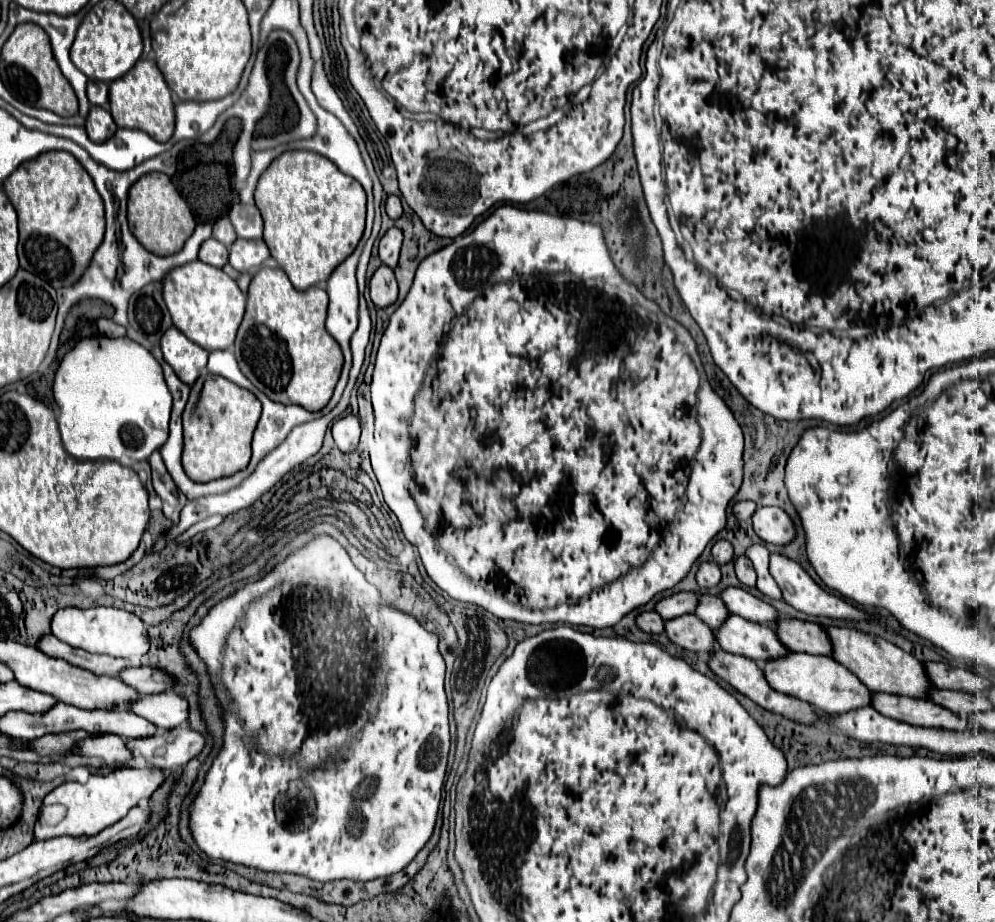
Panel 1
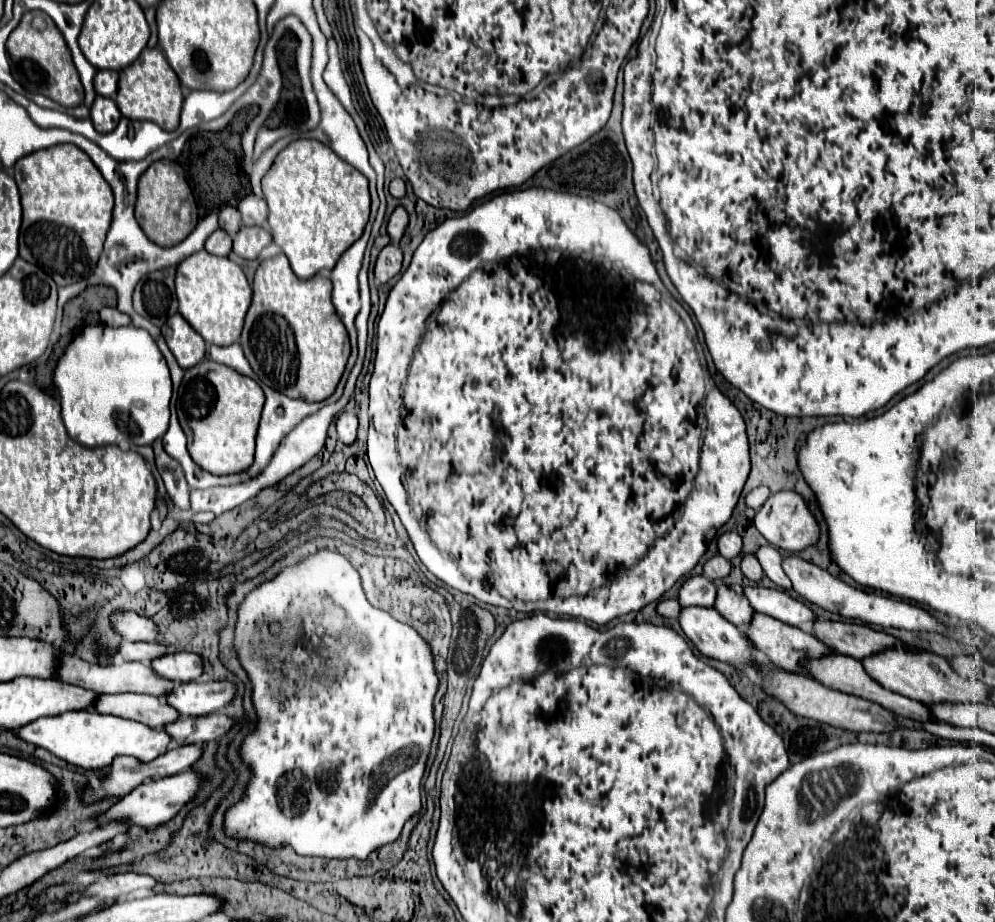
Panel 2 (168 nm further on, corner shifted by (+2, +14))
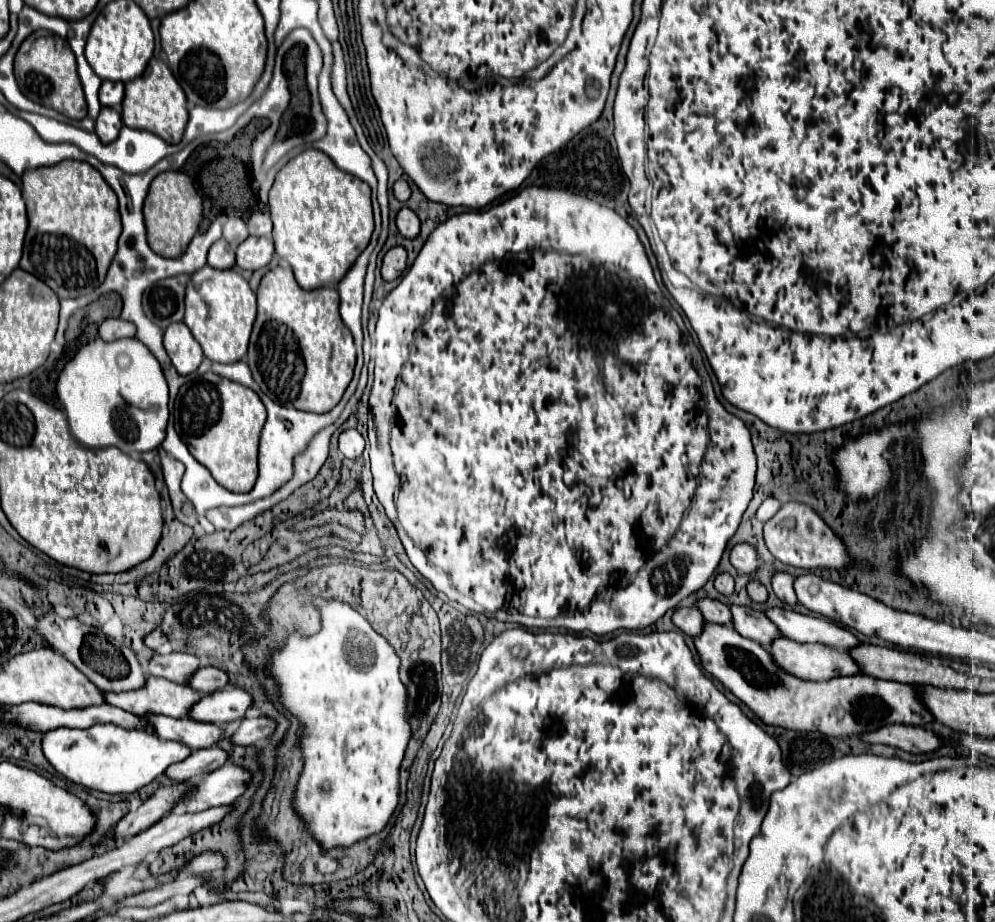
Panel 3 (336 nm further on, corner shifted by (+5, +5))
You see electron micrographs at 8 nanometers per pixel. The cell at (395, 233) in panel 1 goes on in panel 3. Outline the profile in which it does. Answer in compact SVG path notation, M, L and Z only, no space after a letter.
M401 208L397 214L397 228L405 238L415 238L421 230L421 222L413 210Z

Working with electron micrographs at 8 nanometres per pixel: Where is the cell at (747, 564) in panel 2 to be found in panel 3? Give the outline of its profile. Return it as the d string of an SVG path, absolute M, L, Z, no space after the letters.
M751 580L751 582L749 582L747 592L749 592L749 596L751 596L753 602L759 602L759 604L761 604L761 602L767 600L767 590L765 590L765 586L763 586L761 582L757 582L757 580Z

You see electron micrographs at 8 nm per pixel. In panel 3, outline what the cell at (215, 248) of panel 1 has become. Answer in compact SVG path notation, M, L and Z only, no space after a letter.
M219 240L215 242L211 248L209 248L209 256L207 256L207 264L211 268L233 268L235 266L235 248L229 246L225 240Z

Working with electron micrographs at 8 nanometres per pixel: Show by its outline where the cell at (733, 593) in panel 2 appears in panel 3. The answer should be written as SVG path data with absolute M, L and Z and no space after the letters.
M731 606L733 612L733 628L743 634L745 638L757 640L761 646L771 646L777 638L781 638L779 628L757 610L751 610L747 606Z

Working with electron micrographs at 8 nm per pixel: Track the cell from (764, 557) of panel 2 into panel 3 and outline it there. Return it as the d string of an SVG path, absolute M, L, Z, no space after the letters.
M777 572L773 576L773 592L777 594L777 598L781 602L787 602L791 606L797 604L797 596L795 596L795 590L793 590L793 576L791 574L785 574L785 572Z

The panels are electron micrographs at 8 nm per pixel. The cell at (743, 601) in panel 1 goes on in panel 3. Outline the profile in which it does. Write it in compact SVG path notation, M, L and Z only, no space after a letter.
M771 608L767 610L767 616L771 618L771 622L779 626L779 630L789 640L797 640L801 644L819 642L819 644L833 646L839 650L851 650L861 644L853 632L823 618L805 616L793 610L785 610L785 608Z

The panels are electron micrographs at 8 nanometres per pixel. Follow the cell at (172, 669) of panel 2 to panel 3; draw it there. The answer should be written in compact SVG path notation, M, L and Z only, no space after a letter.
M213 666L199 668L189 682L189 686L201 694L213 694L213 692L225 688L227 684L229 684L229 676L225 674L225 670L219 670Z

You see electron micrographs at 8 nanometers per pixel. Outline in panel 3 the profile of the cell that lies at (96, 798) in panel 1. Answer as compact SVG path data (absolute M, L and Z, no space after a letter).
M211 746L211 748L195 750L187 760L169 766L169 770L165 774L175 782L201 780L203 776L211 774L213 770L221 768L227 762L229 762L229 754L225 750L221 750L219 746Z

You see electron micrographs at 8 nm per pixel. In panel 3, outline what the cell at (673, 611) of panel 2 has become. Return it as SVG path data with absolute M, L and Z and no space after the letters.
M693 606L693 608L679 608L679 610L675 610L675 614L673 614L673 624L675 624L681 632L689 634L691 638L695 638L695 636L701 634L701 630L703 630L703 626L705 626L705 618L703 618L701 610L695 608L695 606Z

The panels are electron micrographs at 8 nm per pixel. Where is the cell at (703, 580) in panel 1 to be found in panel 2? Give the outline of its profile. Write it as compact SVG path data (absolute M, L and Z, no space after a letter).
M720 553L710 557L706 563L704 563L704 575L714 581L714 579L722 579L730 573L730 561L726 561Z

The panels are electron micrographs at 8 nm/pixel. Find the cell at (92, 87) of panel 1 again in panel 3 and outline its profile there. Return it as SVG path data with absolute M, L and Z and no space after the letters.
M105 80L101 84L101 90L99 90L101 106L119 106L123 102L123 92L125 92L125 84L123 82Z

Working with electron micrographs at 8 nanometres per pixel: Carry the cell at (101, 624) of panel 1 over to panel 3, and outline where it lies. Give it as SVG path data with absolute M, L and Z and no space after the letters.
M157 628L157 630L153 630L151 634L147 634L145 636L145 644L149 646L149 648L153 648L153 650L157 650L159 646L163 646L167 642L167 636Z

